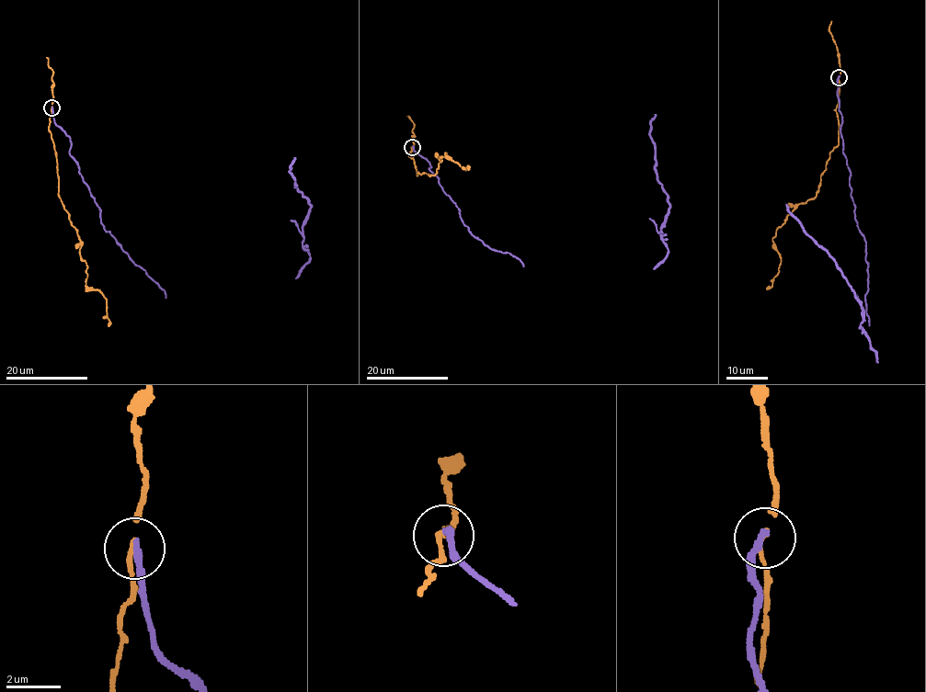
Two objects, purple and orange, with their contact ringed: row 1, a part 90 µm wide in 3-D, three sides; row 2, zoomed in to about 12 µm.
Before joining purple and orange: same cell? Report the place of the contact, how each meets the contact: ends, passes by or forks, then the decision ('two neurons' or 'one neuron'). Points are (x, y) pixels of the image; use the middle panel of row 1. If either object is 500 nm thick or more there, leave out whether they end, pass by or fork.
(412, 147) | purple ends | orange passes by | two neurons

